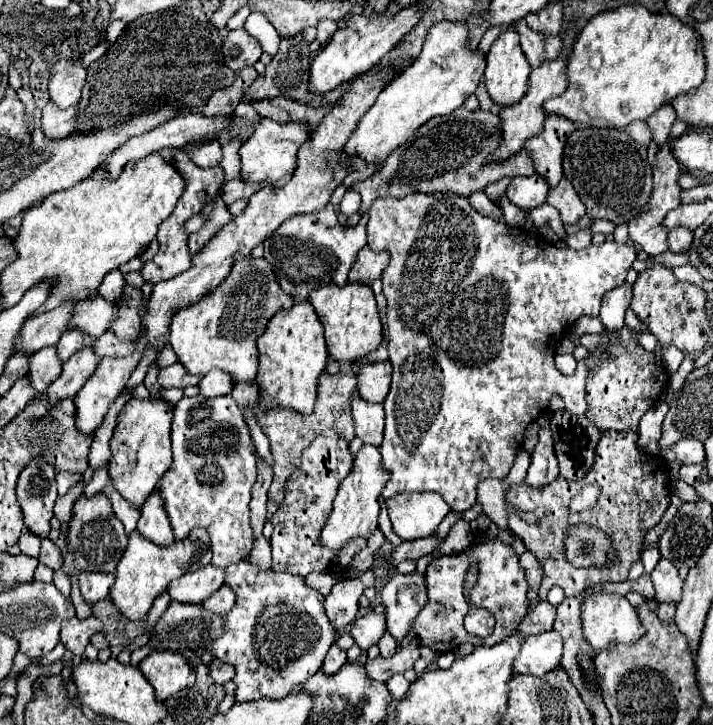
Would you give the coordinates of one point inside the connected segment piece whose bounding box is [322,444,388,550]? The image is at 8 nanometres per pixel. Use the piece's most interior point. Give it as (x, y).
(356, 507)

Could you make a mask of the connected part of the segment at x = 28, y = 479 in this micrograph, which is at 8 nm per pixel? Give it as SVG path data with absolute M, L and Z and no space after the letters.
M32 460L28 468L18 476L16 498L22 508L22 518L26 528L46 538L50 532L50 518L54 516L54 500L56 500L56 470L52 464L44 460Z

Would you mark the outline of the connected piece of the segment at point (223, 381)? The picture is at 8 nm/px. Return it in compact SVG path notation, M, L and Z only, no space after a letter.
M212 370L202 378L202 382L198 386L200 386L200 394L204 394L204 396L224 396L224 394L232 392L234 380L232 380L232 376L228 376L228 372Z

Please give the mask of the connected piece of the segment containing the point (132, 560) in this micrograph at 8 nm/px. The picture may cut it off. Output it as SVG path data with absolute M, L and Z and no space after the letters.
M134 530L128 536L128 548L116 568L116 582L110 588L112 602L120 608L120 612L126 618L142 620L152 608L154 598L160 596L174 578L186 574L194 564L194 558L200 558L202 554L206 554L206 550L208 548L204 542L192 542L188 536L184 540L174 540L172 546L158 546Z

